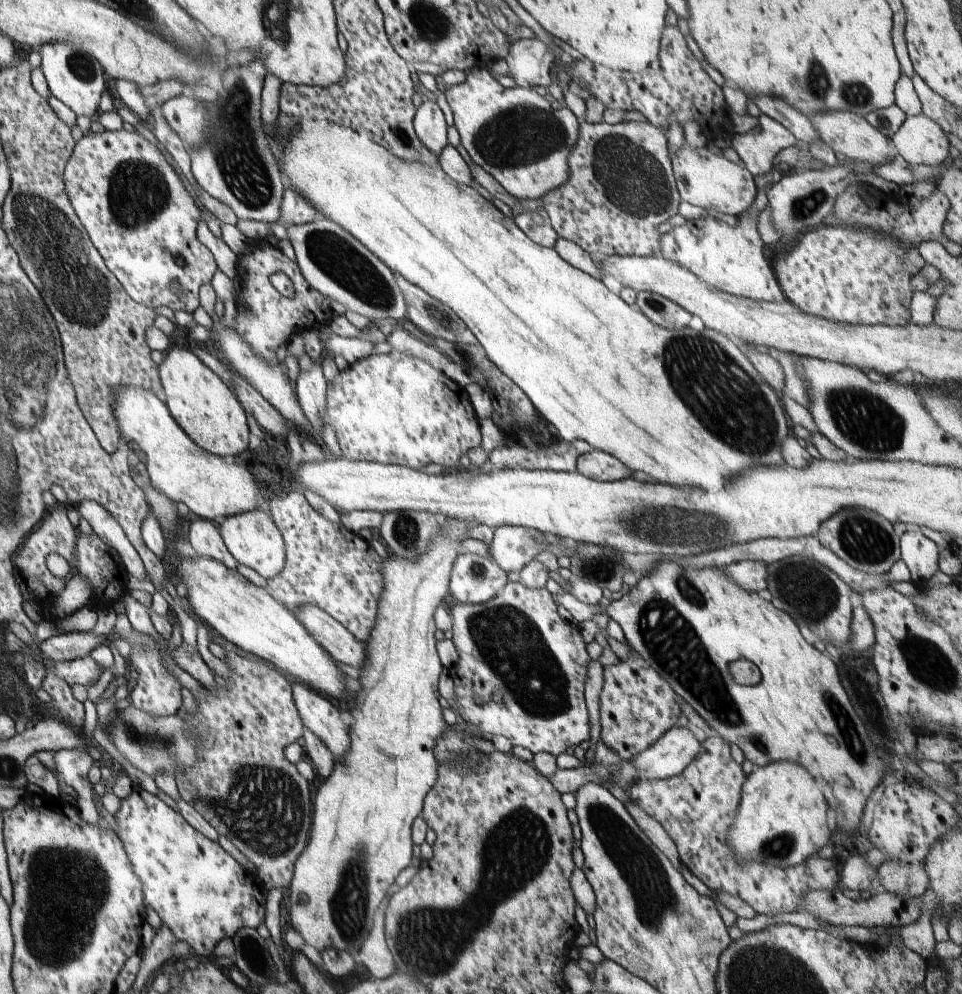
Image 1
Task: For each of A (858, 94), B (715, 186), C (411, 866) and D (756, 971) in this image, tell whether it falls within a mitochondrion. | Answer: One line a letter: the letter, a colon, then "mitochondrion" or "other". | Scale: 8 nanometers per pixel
A: mitochondrion
B: other
C: other
D: mitochondrion

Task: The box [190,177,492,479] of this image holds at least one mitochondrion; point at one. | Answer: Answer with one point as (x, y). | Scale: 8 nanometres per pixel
(333, 254)

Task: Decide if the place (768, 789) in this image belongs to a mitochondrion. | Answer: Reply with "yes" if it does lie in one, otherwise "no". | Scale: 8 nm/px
no

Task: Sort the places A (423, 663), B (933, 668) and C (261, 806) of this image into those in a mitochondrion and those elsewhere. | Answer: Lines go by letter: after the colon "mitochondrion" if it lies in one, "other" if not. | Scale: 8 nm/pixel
A: other
B: mitochondrion
C: mitochondrion

